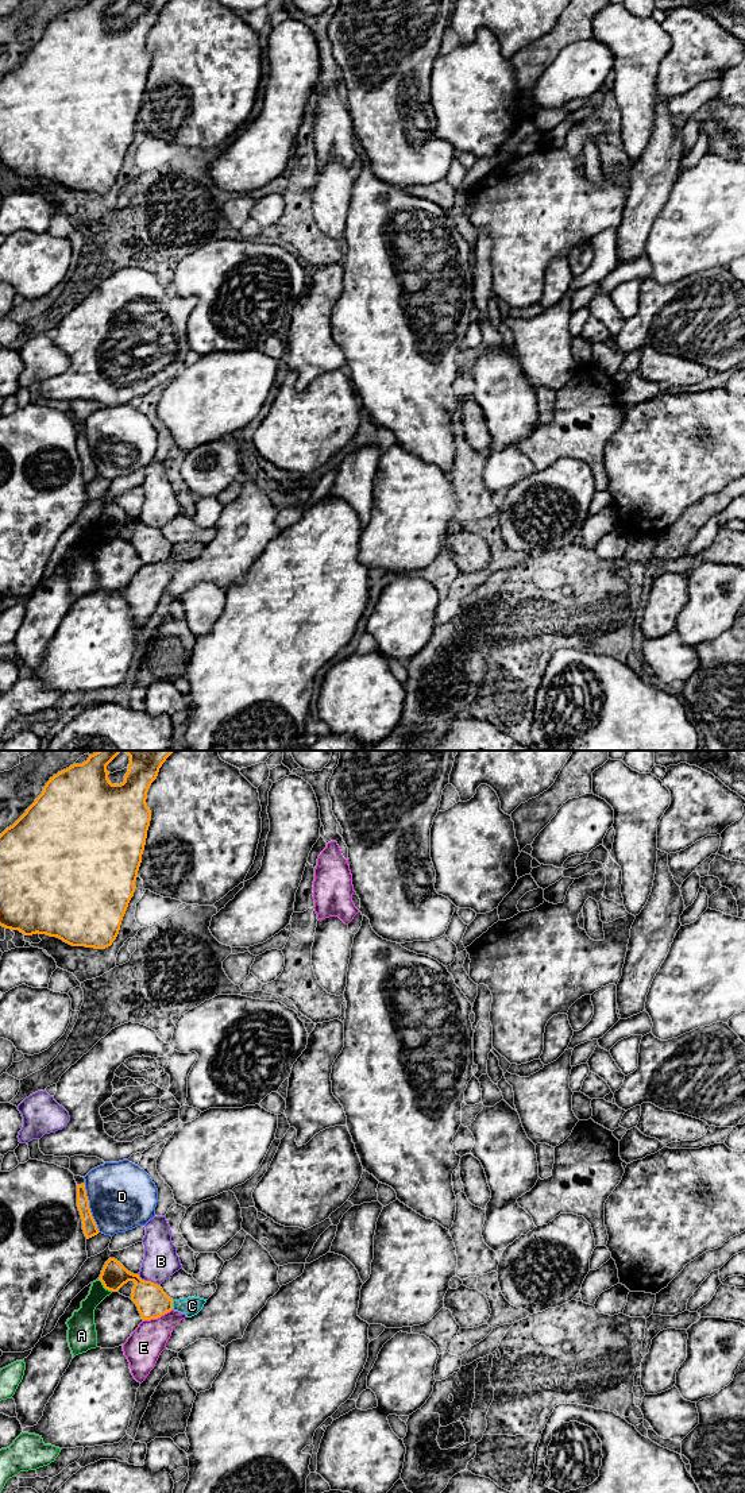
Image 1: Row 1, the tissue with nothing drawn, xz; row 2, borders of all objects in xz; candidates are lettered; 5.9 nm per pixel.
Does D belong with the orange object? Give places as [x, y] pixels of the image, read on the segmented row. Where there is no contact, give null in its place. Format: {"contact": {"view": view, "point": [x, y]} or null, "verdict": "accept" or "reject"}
{"contact": {"view": "xz", "point": [89, 1208]}, "verdict": "reject"}

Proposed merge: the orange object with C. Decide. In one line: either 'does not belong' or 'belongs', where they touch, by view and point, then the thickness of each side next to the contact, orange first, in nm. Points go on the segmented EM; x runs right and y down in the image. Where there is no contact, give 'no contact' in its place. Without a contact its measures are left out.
does not belong; contact xz (172, 1304); calibres 190 and 110 nm

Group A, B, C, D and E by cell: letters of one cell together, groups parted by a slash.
A / B / C / D / E

